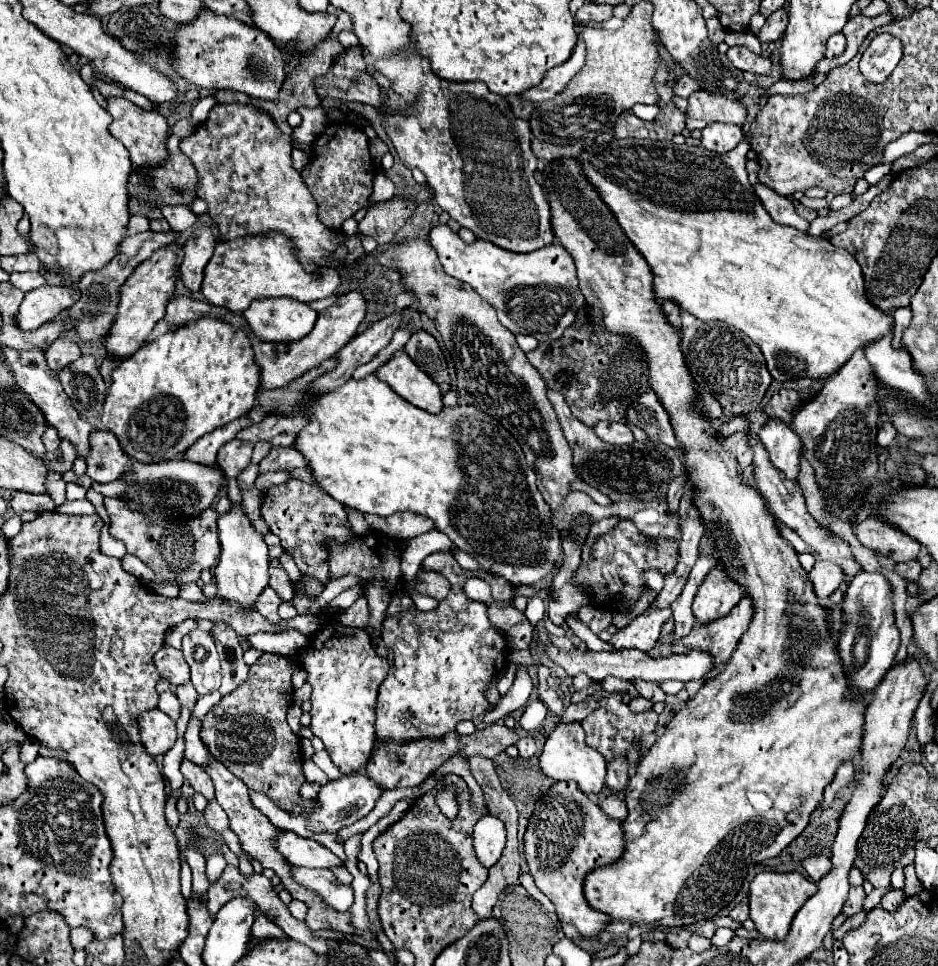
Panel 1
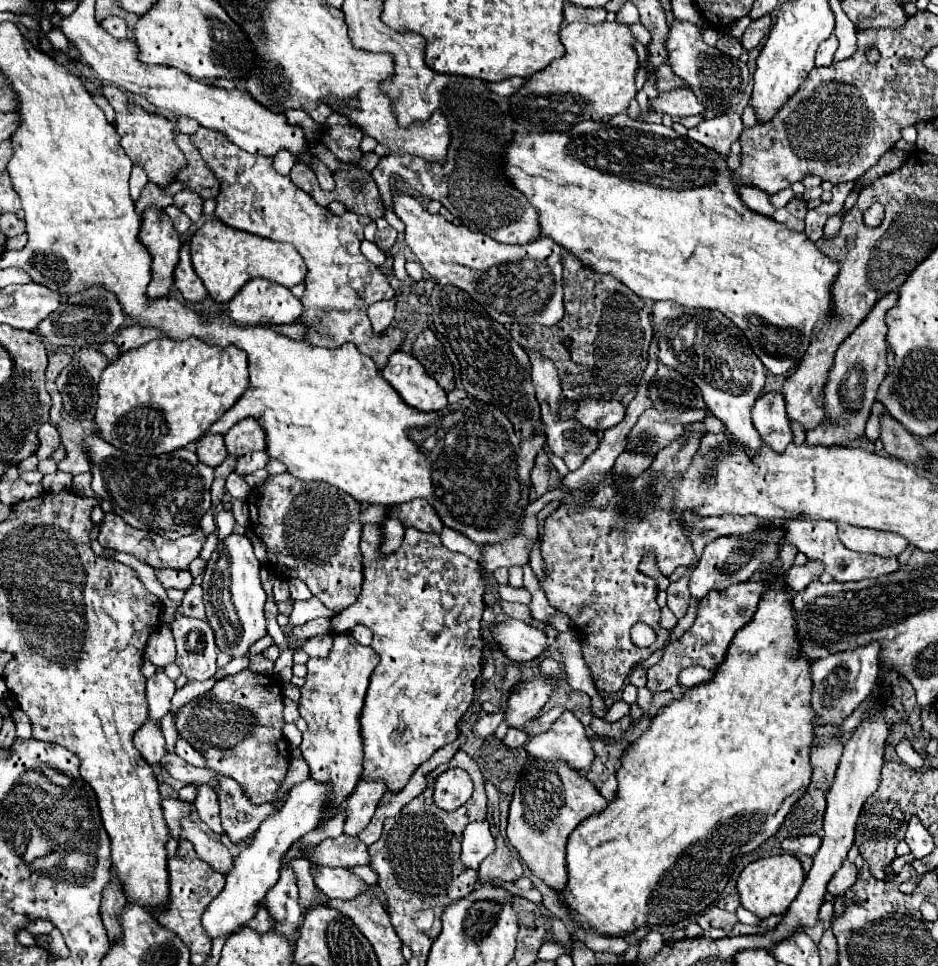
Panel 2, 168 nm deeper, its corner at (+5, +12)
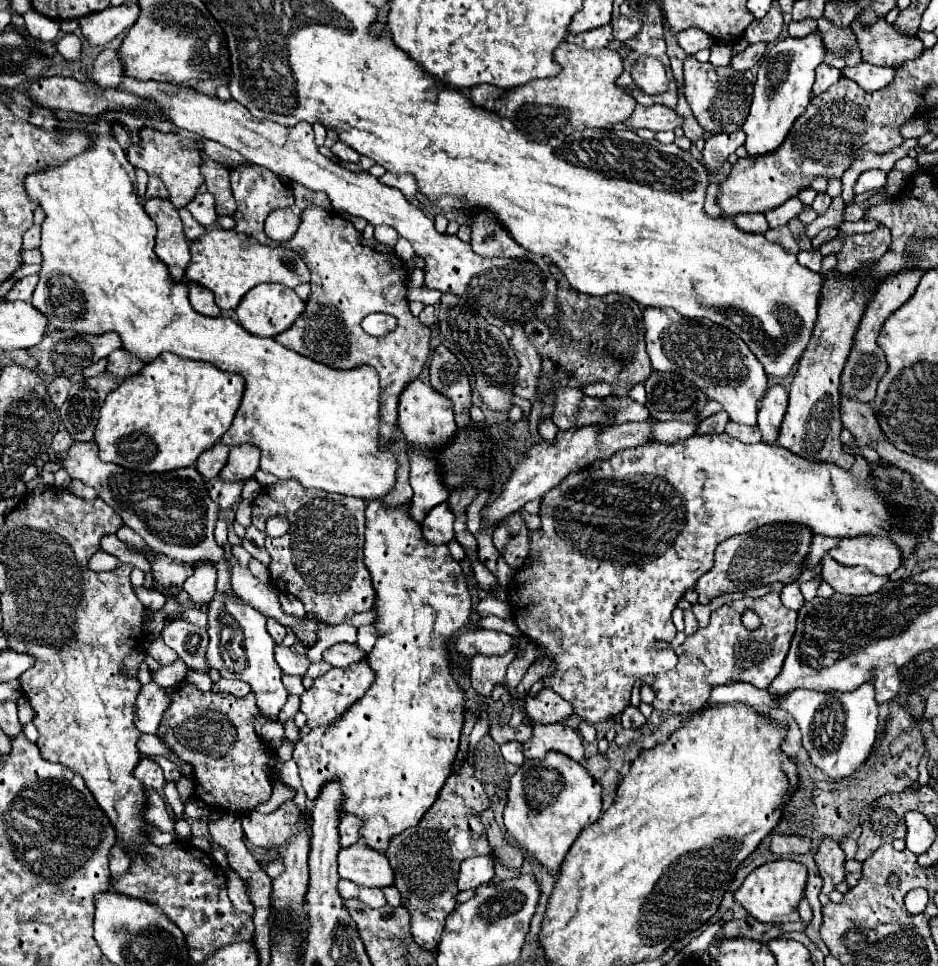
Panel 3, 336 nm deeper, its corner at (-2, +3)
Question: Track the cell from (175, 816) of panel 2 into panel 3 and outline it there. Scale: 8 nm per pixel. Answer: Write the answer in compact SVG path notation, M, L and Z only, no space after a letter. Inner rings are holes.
M147 790L147 800L149 804L147 804L145 820L161 832L175 832L175 818L167 810L165 800L155 790Z

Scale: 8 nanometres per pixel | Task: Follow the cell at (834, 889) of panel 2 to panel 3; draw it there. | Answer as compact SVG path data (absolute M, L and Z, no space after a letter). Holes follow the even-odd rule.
M825 838L819 846L819 852L815 854L815 862L817 862L819 872L823 876L823 890L821 892L831 894L837 888L837 884L847 880L845 852L841 850L839 842Z

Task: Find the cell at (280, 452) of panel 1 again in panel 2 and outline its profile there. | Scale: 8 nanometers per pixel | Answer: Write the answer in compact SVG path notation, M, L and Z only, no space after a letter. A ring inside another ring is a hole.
M258 451L258 453L248 453L246 457L240 457L236 461L236 467L234 467L234 473L238 473L240 477L246 477L248 473L256 471L256 469L264 469L268 457L264 451Z

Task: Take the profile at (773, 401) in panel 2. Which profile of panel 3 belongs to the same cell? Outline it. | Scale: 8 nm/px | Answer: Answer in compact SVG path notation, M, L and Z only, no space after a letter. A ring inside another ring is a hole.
M773 386L767 390L765 398L759 406L757 426L761 430L761 440L767 444L777 444L777 434L781 430L781 422L787 410L787 392L781 386Z

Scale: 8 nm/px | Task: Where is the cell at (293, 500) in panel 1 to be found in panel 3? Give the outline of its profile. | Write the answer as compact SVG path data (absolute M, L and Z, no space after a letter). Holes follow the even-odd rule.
M277 480L275 484L271 486L265 486L259 496L253 500L253 526L257 526L261 532L265 532L265 524L269 518L273 516L283 516L289 520L291 528L285 536L281 538L265 538L265 548L271 556L271 564L269 564L269 572L271 572L271 582L277 586L279 592L285 592L285 594L293 594L297 596L303 604L305 604L305 610L307 614L315 616L315 618L321 618L323 622L329 622L329 624L341 624L345 622L347 618L351 618L353 614L357 612L369 612L375 604L375 590L371 586L371 574L369 570L365 568L363 564L363 542L365 542L365 502L361 498L351 498L351 496L343 496L343 494L329 494L329 492L323 492L323 490L313 490L313 488L303 488L301 484L297 484L295 480Z

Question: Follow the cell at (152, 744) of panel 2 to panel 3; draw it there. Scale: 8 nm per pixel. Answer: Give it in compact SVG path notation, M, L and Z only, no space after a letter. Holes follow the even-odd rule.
M147 756L141 758L141 762L137 764L137 768L135 768L133 774L135 774L135 778L139 778L147 788L161 790L161 788L165 786L165 778L163 778L161 766L159 766L155 760L147 758Z

